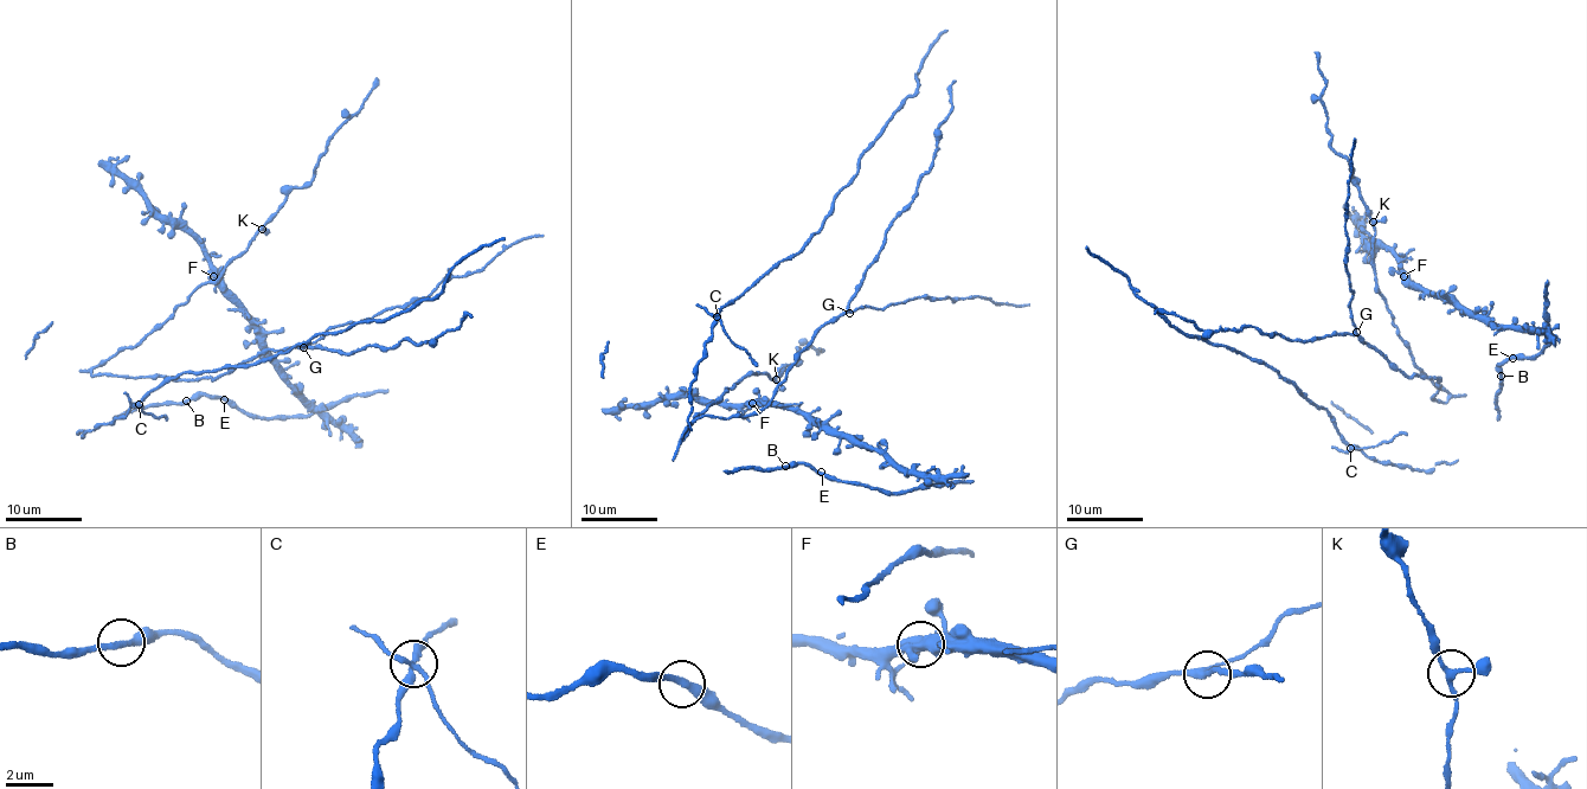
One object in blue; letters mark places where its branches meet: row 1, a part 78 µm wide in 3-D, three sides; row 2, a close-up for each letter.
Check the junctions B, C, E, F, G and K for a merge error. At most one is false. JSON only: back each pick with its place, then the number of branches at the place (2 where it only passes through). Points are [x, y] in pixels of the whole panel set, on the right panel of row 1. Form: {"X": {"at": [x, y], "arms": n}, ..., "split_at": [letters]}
{"C": {"at": [1350, 448], "arms": 4}, "split_at": ["C"]}

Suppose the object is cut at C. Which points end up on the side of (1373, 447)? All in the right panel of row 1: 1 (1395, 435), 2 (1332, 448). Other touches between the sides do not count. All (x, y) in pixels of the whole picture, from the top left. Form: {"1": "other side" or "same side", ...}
{"1": "same side", "2": "same side"}

